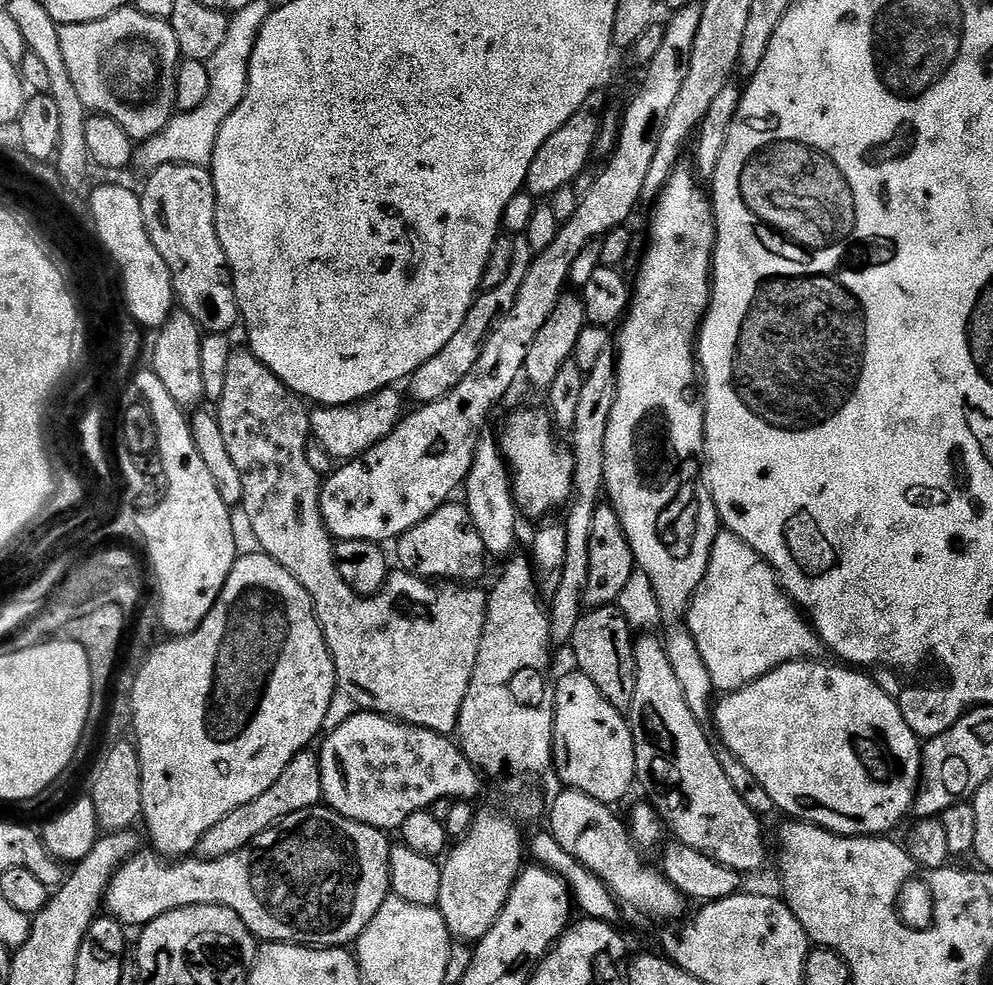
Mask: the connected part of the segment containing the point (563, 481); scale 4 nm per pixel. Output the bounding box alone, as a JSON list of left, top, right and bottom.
[498,408,572,522]

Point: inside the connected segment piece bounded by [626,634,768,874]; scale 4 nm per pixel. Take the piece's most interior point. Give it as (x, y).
(675, 763)

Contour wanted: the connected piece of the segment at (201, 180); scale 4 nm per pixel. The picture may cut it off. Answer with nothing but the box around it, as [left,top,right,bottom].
[140,164,238,334]

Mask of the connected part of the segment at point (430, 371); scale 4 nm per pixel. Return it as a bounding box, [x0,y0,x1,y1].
[410,238,533,404]

